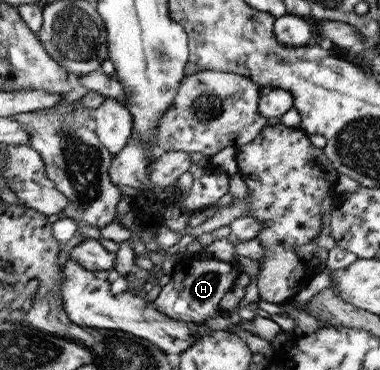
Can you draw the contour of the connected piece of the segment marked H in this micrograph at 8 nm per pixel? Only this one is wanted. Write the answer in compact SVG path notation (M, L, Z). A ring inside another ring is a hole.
M214 258L205 259L200 265L194 265L188 270L177 268L153 300L154 309L176 321L203 322L226 305L226 293L235 288L234 283L241 273L238 268L239 264L234 259L218 261Z

